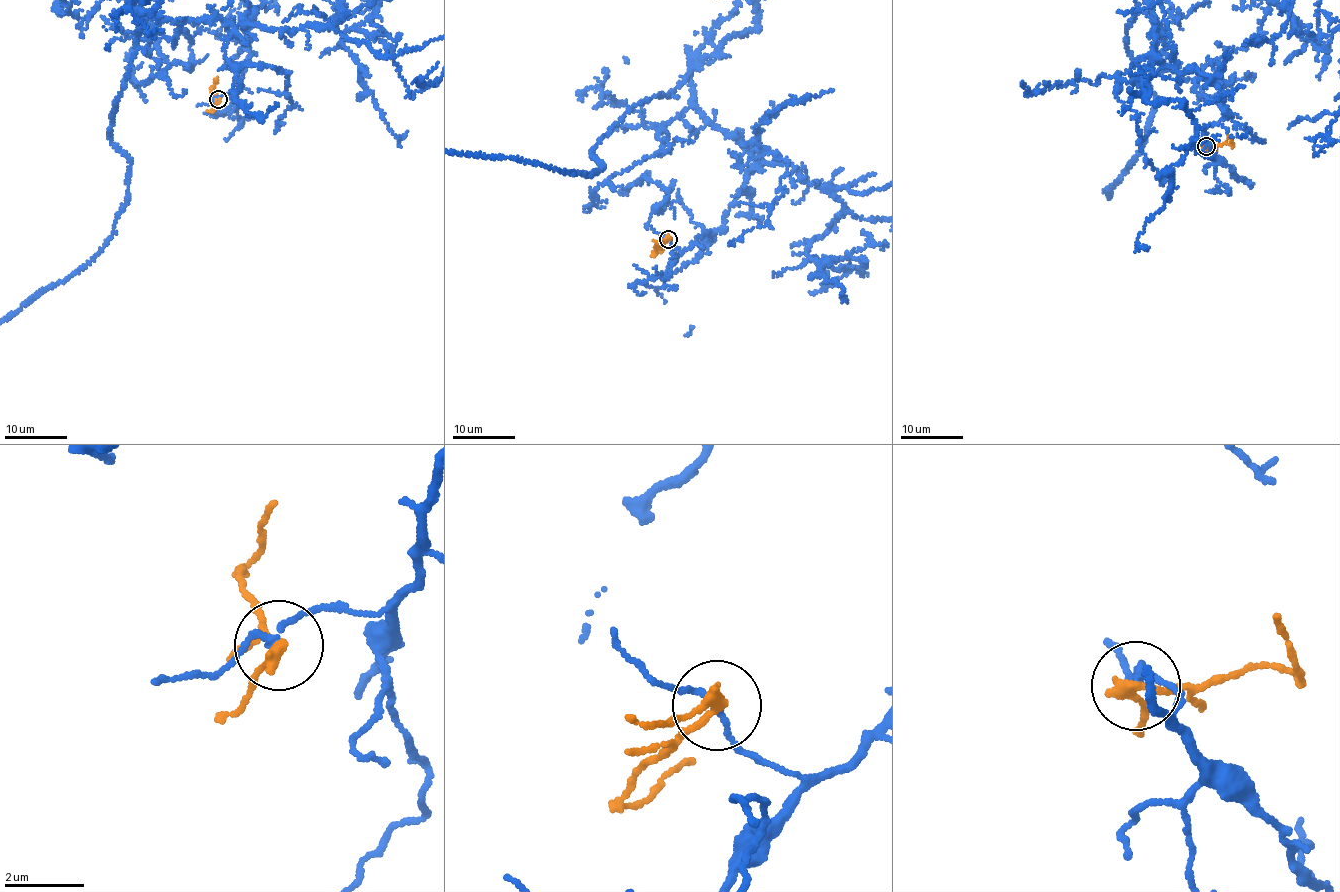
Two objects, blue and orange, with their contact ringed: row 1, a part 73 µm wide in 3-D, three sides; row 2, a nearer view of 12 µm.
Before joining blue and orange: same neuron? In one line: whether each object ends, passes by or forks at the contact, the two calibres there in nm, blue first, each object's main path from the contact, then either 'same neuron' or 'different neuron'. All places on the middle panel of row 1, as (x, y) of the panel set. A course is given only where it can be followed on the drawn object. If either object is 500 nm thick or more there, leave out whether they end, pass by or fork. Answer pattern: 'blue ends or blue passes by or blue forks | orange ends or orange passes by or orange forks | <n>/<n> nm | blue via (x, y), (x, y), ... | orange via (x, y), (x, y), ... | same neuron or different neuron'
blue passes by | orange passes by | 130/260 nm | orange via (668, 239), (655, 253), (664, 247) | different neuron

